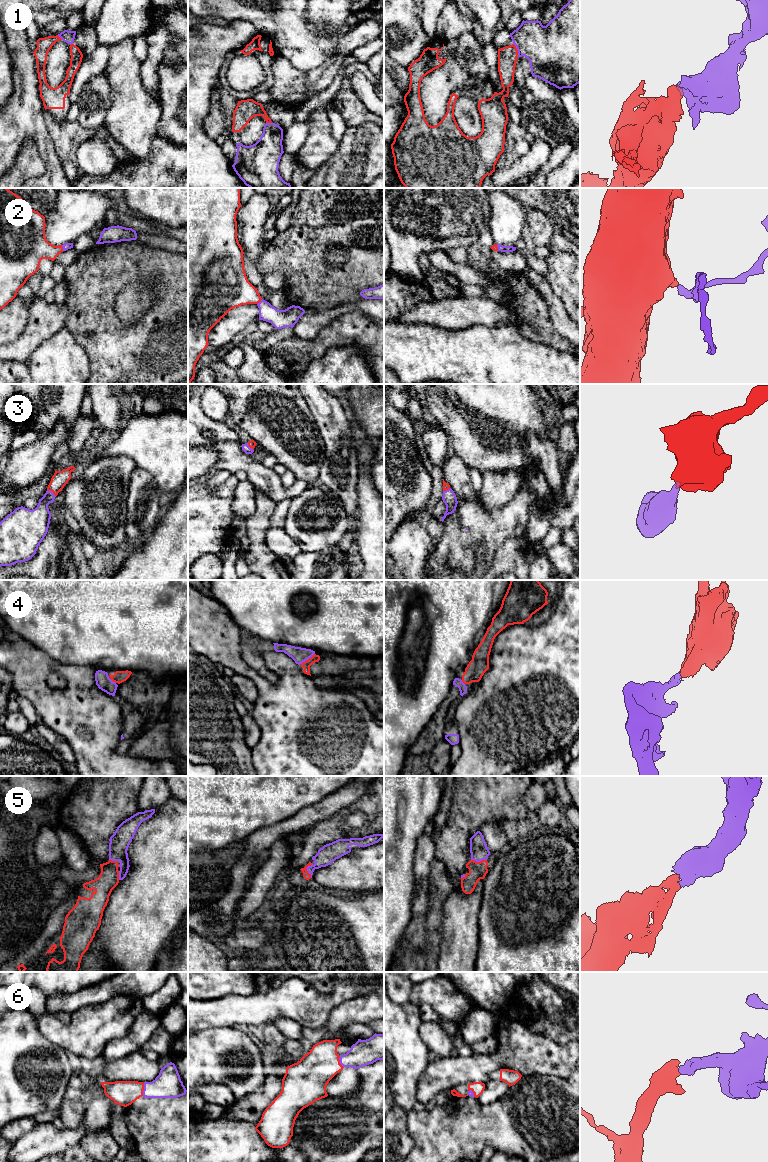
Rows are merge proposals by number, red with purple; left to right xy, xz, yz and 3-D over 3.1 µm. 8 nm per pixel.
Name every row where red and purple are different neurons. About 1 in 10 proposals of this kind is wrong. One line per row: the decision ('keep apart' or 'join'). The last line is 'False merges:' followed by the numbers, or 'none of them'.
1: join
2: join
3: join
4: join
5: join
6: join
False merges: none of them

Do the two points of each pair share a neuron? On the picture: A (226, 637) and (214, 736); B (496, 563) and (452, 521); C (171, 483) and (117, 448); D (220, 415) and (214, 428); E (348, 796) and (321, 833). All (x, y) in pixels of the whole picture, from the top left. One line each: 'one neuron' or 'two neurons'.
A: two neurons
B: two neurons
C: one neuron
D: two neurons
E: two neurons

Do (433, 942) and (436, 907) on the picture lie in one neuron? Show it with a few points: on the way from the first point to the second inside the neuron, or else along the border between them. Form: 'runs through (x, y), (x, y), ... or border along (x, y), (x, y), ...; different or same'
runs through (434, 933), (434, 916); same

